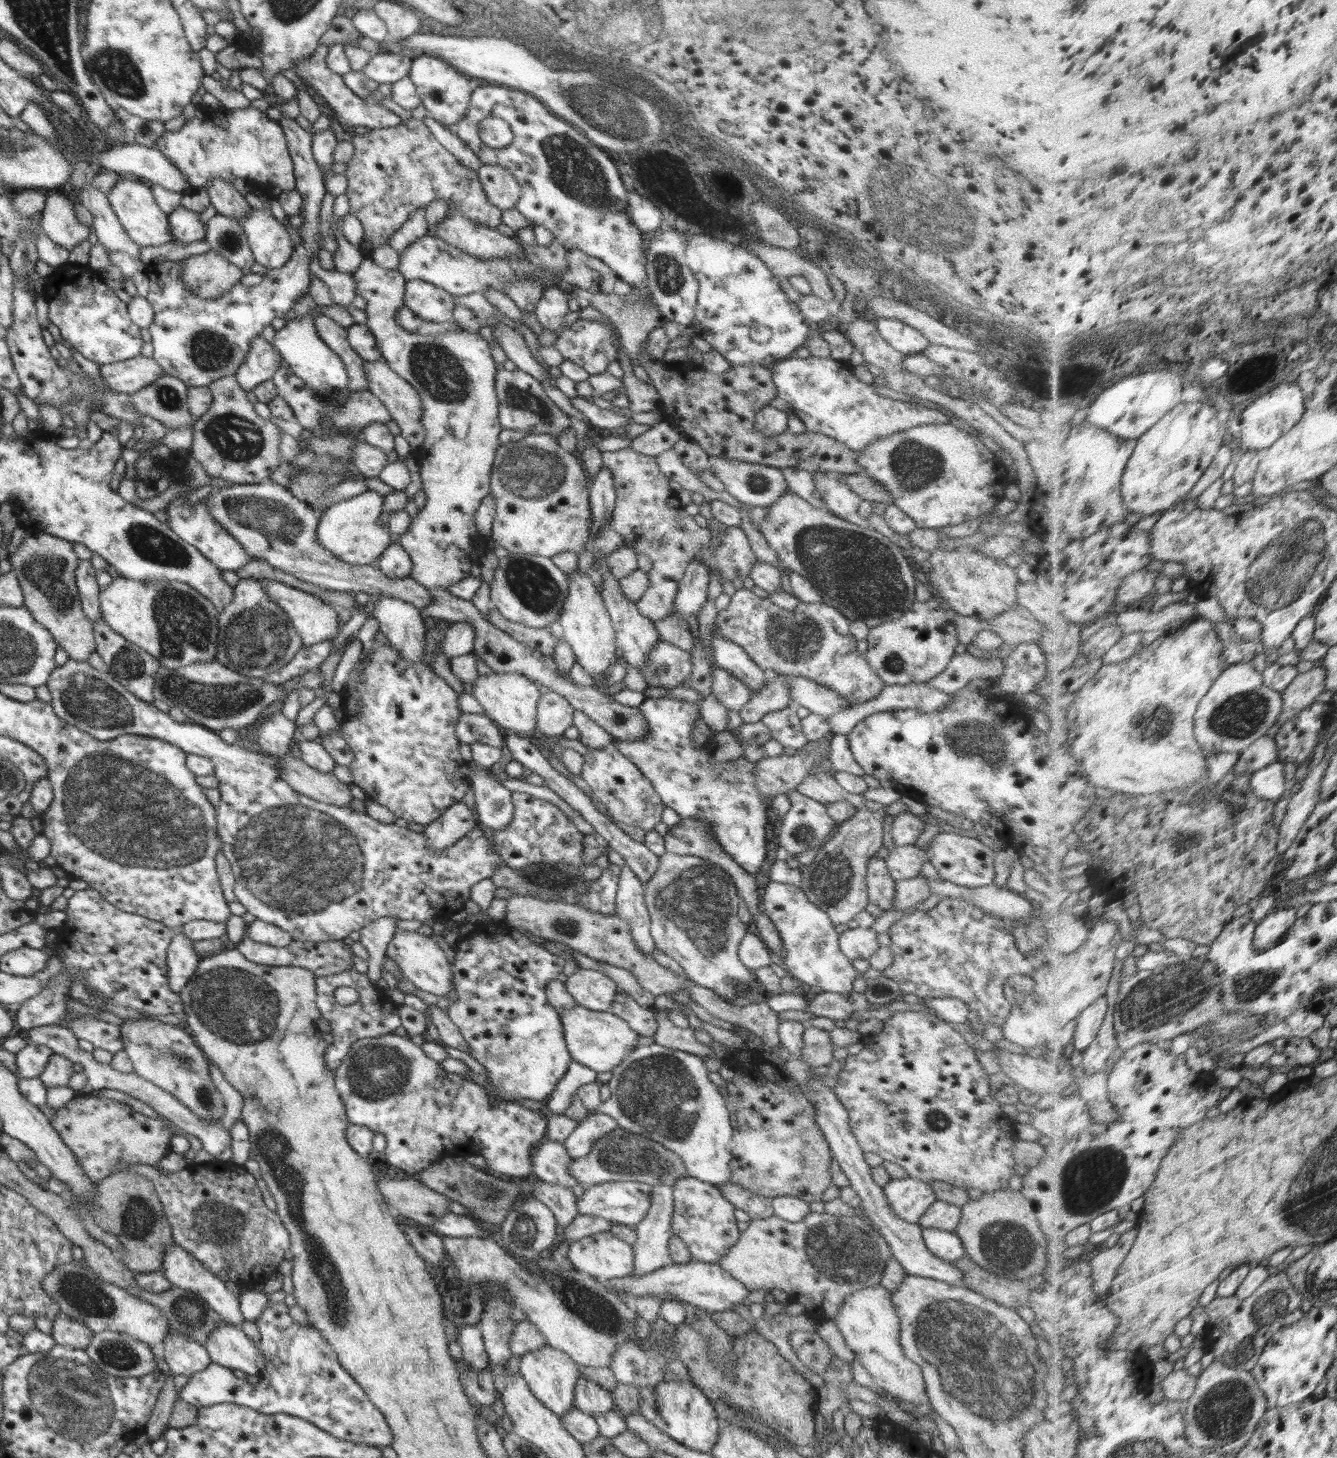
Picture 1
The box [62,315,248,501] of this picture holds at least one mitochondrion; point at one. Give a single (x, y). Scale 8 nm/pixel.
(210, 351)

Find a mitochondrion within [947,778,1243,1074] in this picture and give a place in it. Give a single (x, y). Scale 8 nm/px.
(1158, 1000)

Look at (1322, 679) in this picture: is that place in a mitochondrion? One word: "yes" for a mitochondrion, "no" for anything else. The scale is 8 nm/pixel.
no

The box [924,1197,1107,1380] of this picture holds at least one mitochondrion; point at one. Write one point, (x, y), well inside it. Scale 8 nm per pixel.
(1007, 1242)

